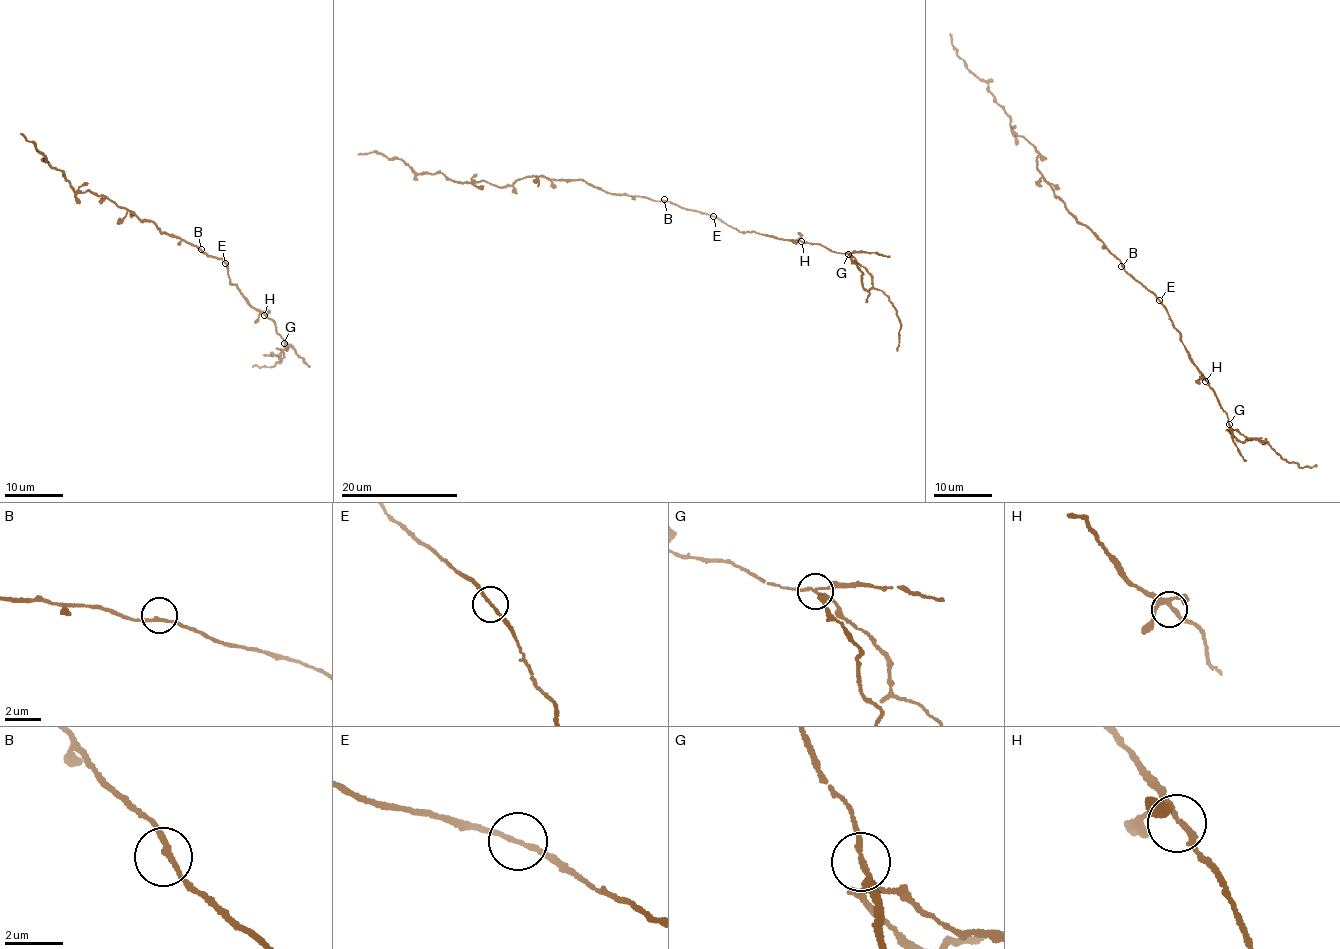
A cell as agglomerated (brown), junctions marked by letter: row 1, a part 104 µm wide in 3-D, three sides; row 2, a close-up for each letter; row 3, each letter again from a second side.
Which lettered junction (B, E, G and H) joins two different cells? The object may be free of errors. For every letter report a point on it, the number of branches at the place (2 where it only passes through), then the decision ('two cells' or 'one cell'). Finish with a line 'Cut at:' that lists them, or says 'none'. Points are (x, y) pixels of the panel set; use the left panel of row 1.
B: (201, 249) | 2 | one cell
E: (225, 263) | 2 | one cell
G: (284, 343) | 4 | two cells
H: (264, 315) | 4 | one cell
Cut at: G

